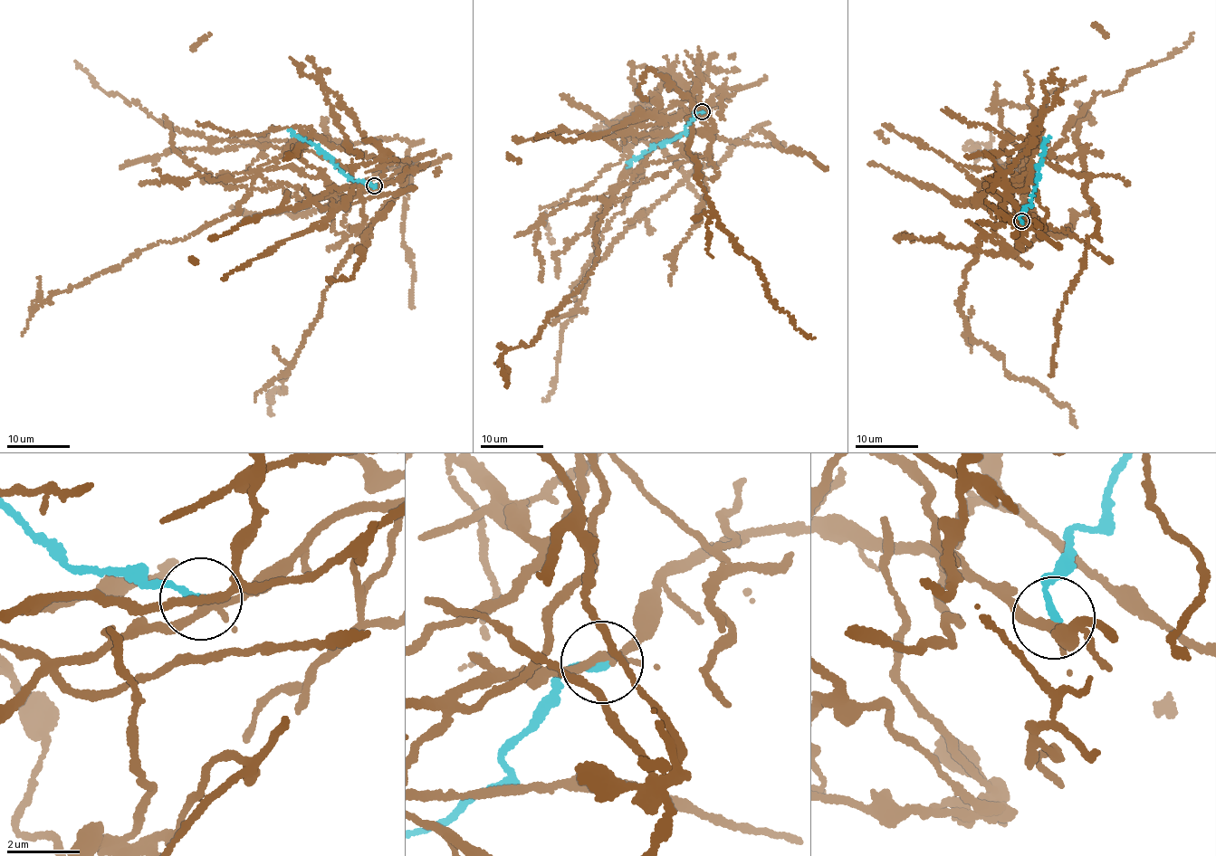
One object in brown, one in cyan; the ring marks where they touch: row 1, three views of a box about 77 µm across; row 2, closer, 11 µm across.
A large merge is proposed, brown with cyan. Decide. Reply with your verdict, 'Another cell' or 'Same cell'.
Another cell

